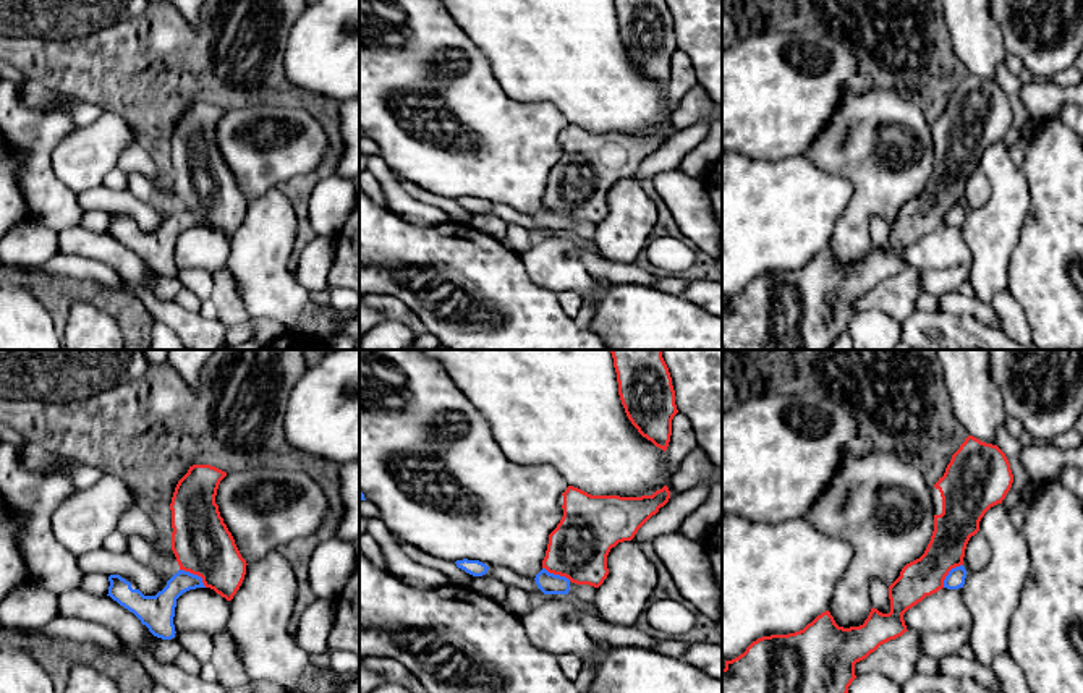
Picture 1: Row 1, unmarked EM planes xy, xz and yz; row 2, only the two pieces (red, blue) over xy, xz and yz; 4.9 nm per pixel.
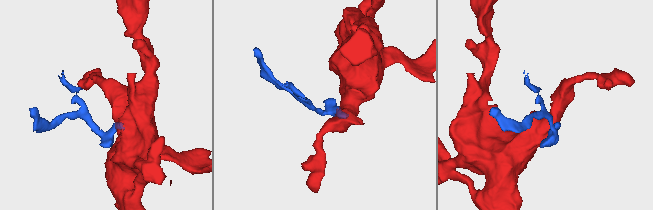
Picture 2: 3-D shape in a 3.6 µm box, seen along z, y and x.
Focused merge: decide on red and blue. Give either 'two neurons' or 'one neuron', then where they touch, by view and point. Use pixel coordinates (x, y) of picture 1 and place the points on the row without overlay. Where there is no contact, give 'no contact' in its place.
one neuron | xy (195, 211)

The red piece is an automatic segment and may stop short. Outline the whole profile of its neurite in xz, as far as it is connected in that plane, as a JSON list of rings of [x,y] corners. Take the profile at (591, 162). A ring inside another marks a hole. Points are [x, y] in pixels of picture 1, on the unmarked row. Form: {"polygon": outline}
{"polygon": [[[568,123],[563,154],[549,172],[542,207],[536,222],[544,232],[568,232],[570,222],[599,225],[609,212],[607,193],[618,180],[631,178],[638,167],[670,136],[667,123],[652,133],[591,133]]]}

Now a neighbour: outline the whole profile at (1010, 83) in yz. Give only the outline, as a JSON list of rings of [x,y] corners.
[[[1007,68],[997,71],[997,84],[1005,91],[1013,112],[1012,125],[1002,138],[1007,146],[1012,146],[1018,139],[1023,139],[1023,126],[1030,120],[1028,110],[1020,100],[1023,84],[1018,76],[1012,74]]]

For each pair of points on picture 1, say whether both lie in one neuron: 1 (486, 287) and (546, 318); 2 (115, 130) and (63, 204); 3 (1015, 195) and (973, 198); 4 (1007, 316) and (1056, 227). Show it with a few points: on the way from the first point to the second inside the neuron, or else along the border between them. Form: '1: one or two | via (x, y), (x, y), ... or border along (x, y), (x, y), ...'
1: one | via (501, 301), (517, 318), (531, 318)
2: two | border along (50, 159), (54, 174), (76, 195)
3: two | border along (978, 169), (989, 187), (989, 198), (967, 211)
4: two | border along (1007, 289), (1022, 306), (1033, 332)

